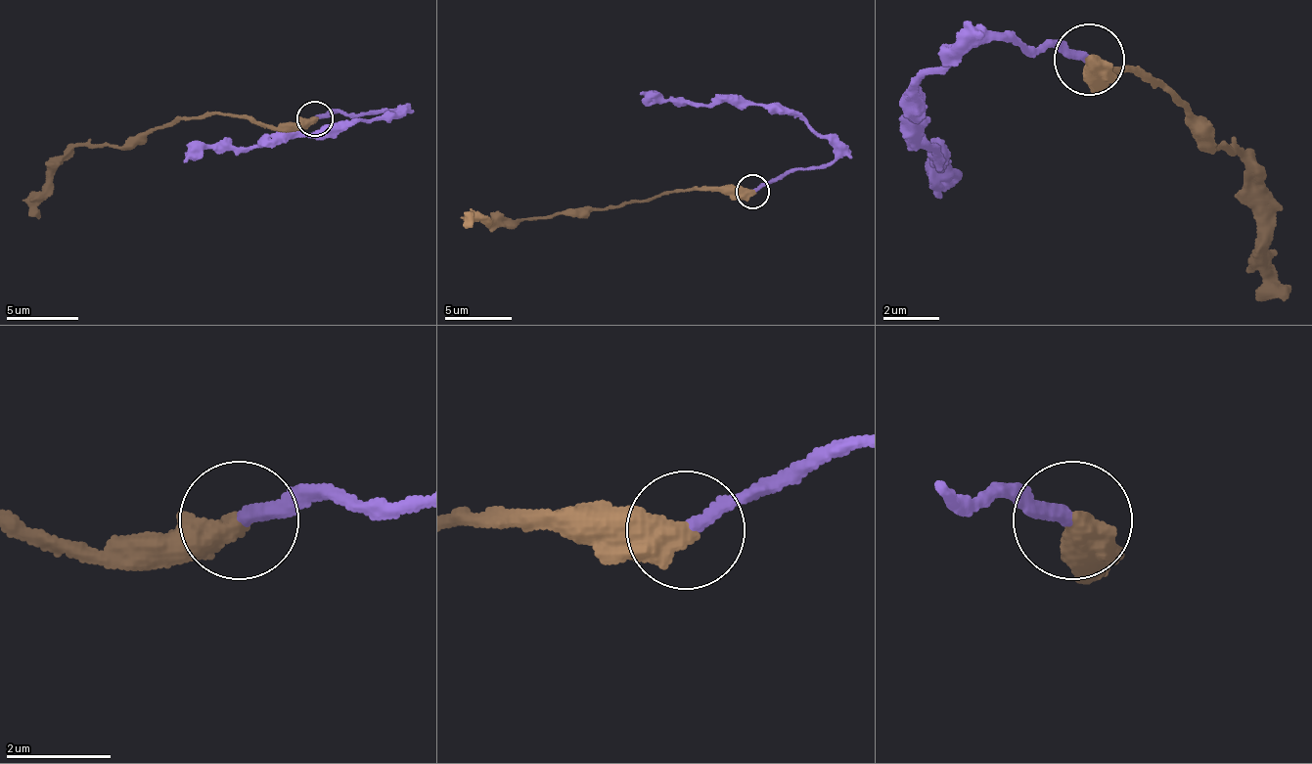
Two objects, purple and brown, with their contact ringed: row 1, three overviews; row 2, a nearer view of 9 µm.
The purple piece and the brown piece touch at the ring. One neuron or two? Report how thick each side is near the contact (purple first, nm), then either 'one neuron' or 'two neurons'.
240 nm thick on the purple side, 550 nm on the other; one neuron

